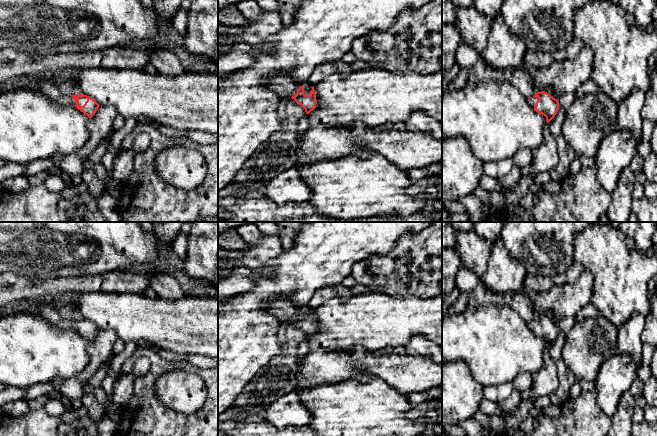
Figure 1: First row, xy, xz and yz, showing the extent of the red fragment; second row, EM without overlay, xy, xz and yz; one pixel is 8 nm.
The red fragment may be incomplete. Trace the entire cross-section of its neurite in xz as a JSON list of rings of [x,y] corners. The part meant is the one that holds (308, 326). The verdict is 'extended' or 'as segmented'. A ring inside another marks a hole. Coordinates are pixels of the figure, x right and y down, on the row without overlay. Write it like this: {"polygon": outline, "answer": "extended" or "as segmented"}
{"polygon": [[[275,298],[268,302],[268,311],[275,316],[284,325],[292,322],[301,329],[306,338],[309,338],[316,332],[317,324],[314,309],[307,311],[295,308],[288,300]]], "answer": "extended"}

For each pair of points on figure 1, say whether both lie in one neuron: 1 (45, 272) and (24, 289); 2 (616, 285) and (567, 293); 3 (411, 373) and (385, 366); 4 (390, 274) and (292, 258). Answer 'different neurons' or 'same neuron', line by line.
1: different neurons
2: different neurons
3: same neuron
4: different neurons

